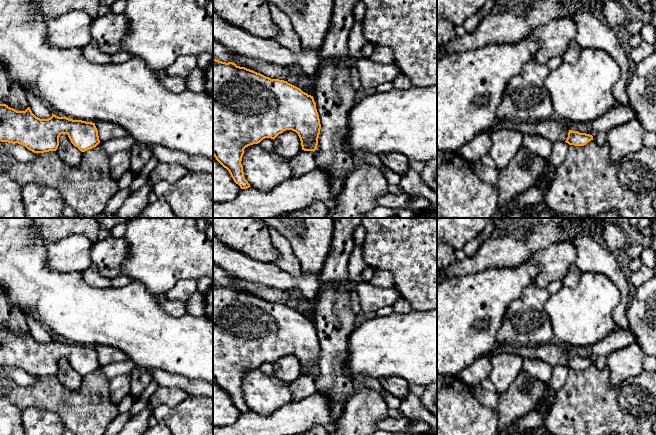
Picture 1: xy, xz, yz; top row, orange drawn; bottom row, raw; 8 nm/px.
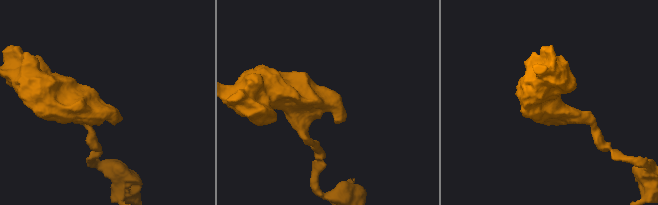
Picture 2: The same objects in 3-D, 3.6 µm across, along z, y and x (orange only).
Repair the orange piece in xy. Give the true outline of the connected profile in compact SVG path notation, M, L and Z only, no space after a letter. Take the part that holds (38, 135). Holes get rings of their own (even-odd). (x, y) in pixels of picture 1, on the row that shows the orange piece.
M0 104L0 141L18 143L34 153L56 151L59 146L59 137L67 134L71 143L81 152L96 147L99 143L98 130L95 123L82 120L73 120L67 117L58 117L52 113L48 119L36 117L30 107L25 111L17 111L6 104Z

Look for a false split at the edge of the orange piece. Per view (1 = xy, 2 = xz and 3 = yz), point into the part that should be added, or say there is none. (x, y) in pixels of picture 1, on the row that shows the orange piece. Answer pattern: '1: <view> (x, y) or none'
1: none
2: none
3: none

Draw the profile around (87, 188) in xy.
M97 146L82 152L79 166L64 163L59 159L56 151L38 153L34 160L24 163L11 155L3 154L0 155L0 175L3 173L21 186L27 183L37 183L57 189L65 205L85 217L103 213L107 203L119 190L118 179L113 178L110 173L109 155Z

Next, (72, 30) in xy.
M75 10L57 18L45 18L47 40L60 48L81 48L92 40L90 25L93 22L88 13Z

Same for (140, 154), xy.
M138 142L131 147L130 152L130 171L136 177L153 155L148 145Z

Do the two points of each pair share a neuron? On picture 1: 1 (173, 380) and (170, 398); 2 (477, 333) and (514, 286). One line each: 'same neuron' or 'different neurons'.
1: different neurons
2: same neuron

